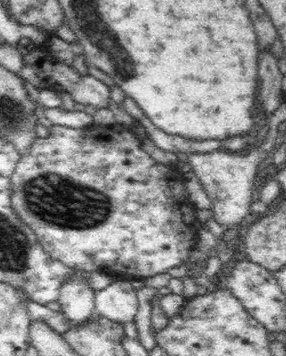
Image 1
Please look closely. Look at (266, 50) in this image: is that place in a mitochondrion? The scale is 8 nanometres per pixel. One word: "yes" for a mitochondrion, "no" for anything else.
no

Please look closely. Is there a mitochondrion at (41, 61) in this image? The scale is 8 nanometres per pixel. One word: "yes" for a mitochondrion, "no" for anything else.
no

